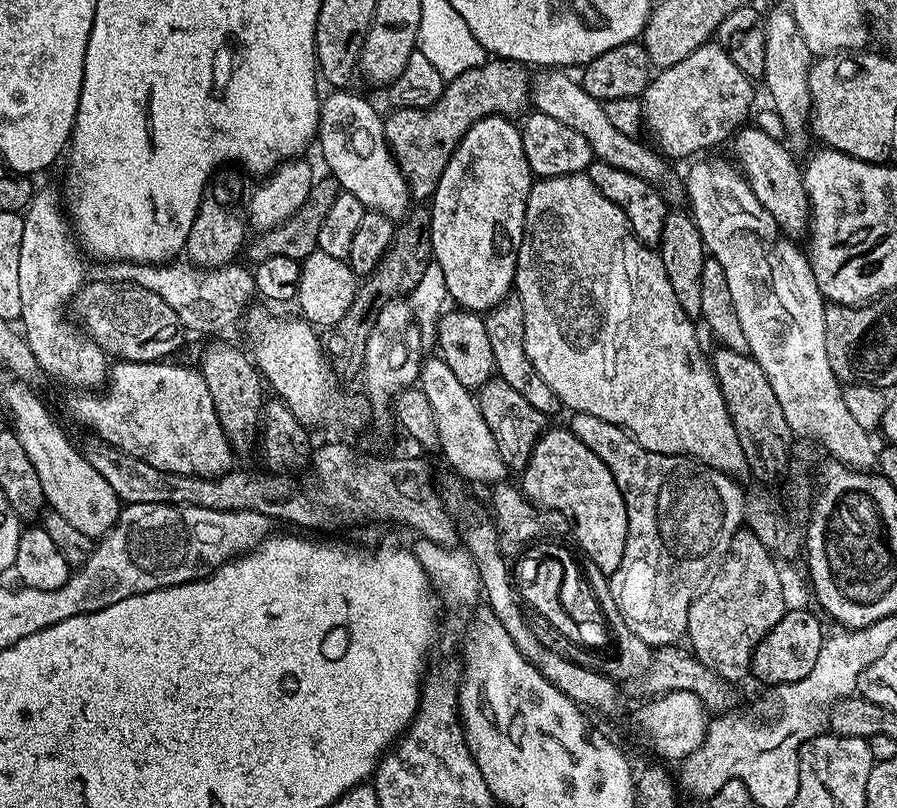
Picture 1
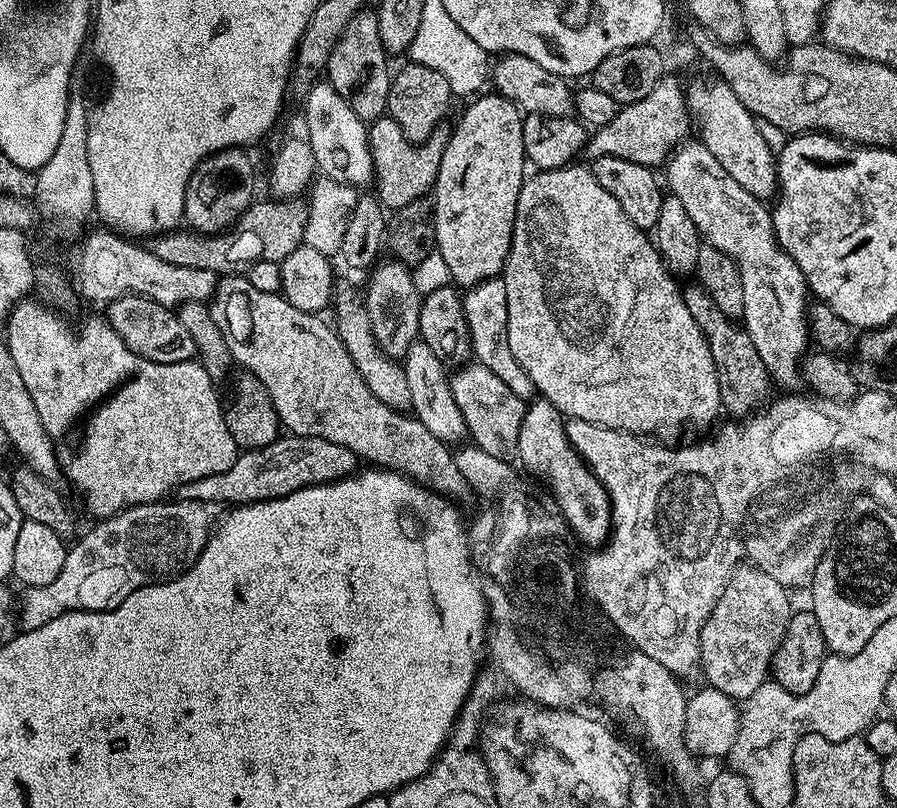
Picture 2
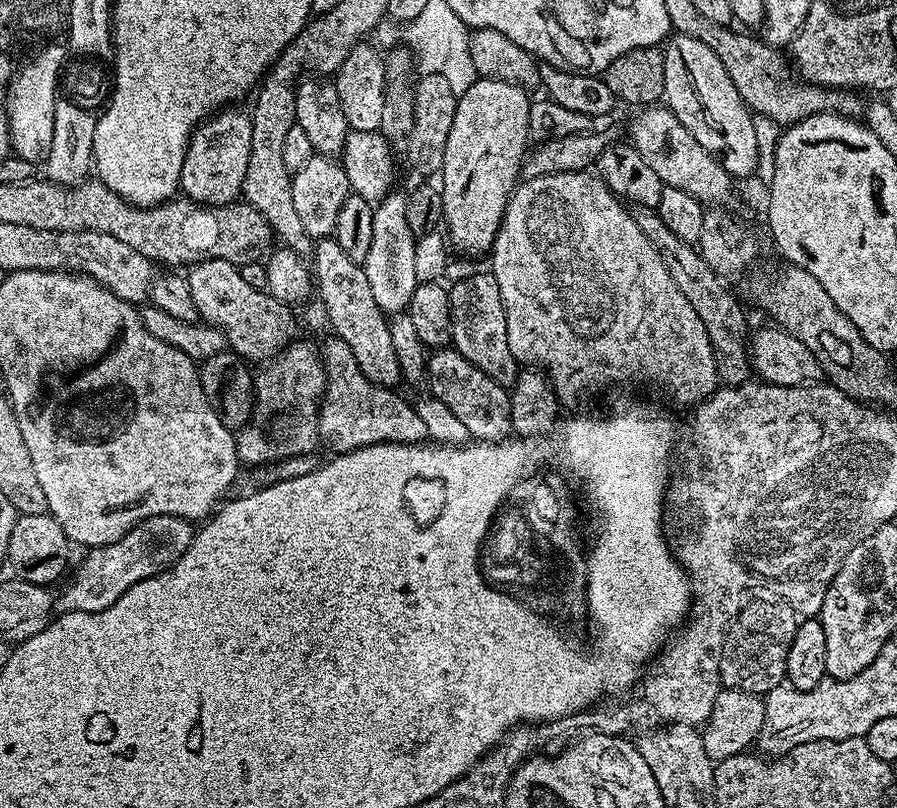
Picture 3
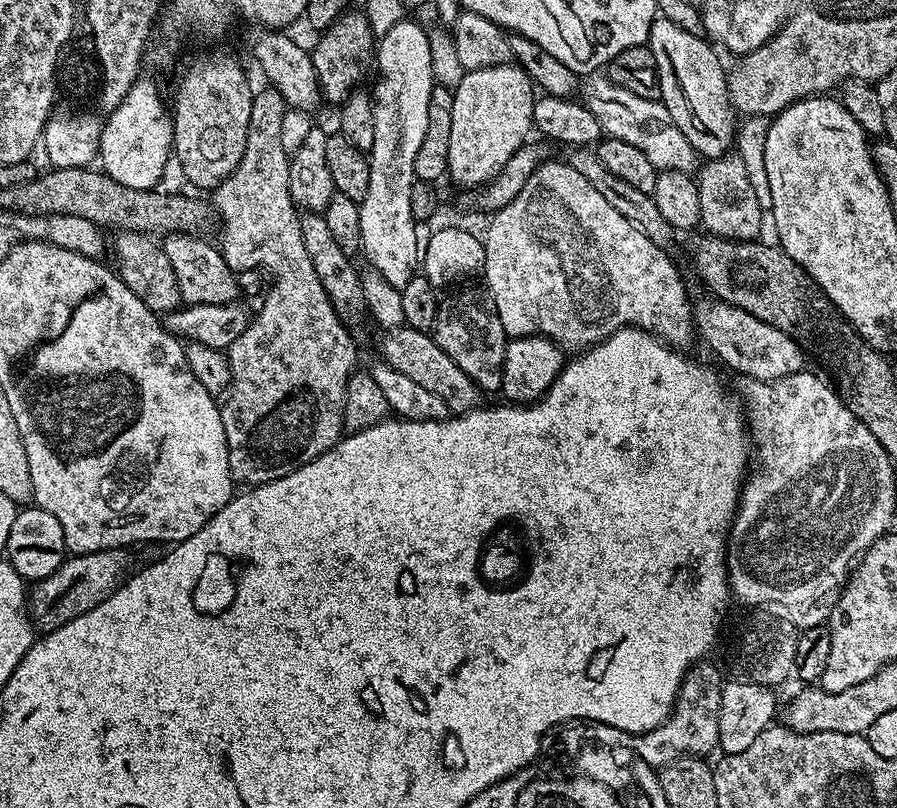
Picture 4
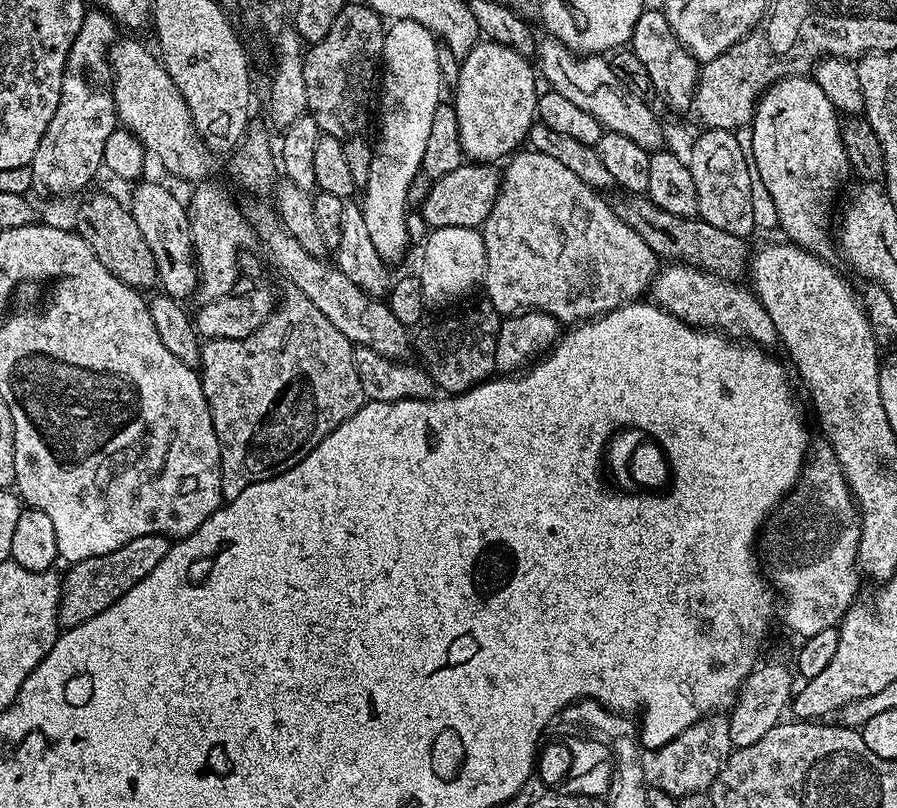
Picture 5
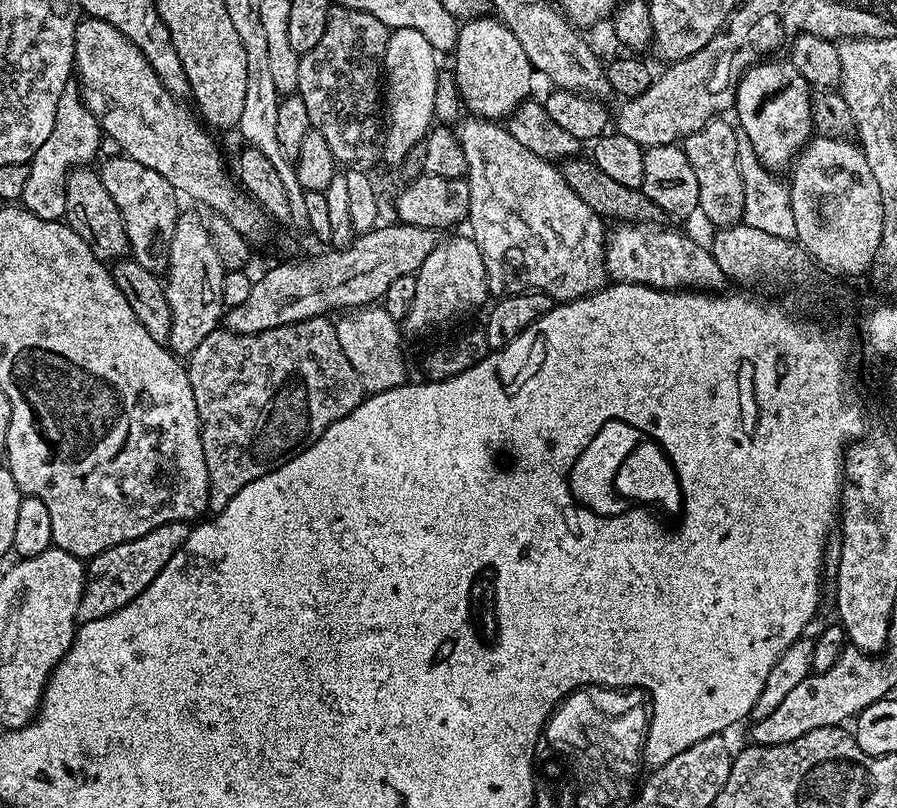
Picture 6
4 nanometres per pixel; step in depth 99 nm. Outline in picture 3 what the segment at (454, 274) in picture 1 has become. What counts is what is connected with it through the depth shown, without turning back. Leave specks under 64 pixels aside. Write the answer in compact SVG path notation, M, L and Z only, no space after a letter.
M478 78L457 99L454 126L450 126L450 138L446 138L444 167L438 173L444 211L442 224L455 251L457 248L468 256L491 253L530 148L528 123L532 100L528 95L516 84Z

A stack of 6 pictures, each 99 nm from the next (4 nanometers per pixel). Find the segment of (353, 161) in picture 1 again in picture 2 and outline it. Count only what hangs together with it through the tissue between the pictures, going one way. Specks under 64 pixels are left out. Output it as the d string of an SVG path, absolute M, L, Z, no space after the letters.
M326 82L313 83L312 89L303 97L304 100L304 128L310 150L314 150L316 167L327 179L337 180L343 184L361 186L371 185L372 159L368 145L368 124L354 110L334 86Z

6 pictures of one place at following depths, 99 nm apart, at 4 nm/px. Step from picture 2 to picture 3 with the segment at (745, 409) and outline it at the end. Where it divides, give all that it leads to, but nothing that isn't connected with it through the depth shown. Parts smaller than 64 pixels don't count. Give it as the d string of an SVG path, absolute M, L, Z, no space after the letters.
M635 206L631 209L631 213L634 222L638 222L638 230L642 230L646 238L650 238L654 250L658 250L658 258L662 258L666 270L670 270L670 278L674 278L674 286L682 290L686 302L694 306L694 314L702 318L702 326L706 326L706 334L714 350L719 383L724 386L749 383L750 348L746 343L746 337L749 335L750 327L748 328L748 320L744 317L745 305L741 303L738 296L736 301L735 294L728 292L729 285L721 280L718 274L714 274L710 266L706 266L706 262L693 245L682 242L682 238L671 233L670 226L662 222L655 208Z

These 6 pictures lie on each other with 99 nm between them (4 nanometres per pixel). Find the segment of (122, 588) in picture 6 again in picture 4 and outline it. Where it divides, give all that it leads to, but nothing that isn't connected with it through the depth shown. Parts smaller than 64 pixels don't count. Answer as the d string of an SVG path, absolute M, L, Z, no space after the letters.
M111 548L81 556L69 555L62 562L62 566L54 570L54 574L39 581L31 589L28 611L33 625L41 633L53 632L58 630L58 626L66 626L66 622L74 622L74 618L94 610L94 606L113 596L129 575L128 554L130 554L128 548Z

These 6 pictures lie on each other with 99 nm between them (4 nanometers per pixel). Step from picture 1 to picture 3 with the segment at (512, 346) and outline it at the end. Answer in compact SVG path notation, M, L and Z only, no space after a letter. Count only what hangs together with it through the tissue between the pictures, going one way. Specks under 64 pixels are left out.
M491 271L476 272L473 276L464 276L456 285L448 288L448 301L450 302L450 322L452 323L451 347L456 349L466 362L478 366L482 374L494 378L494 382L511 386L518 379L518 362L514 354L510 354L510 342L506 338L506 310L502 302L502 294L498 290L498 282L492 277Z

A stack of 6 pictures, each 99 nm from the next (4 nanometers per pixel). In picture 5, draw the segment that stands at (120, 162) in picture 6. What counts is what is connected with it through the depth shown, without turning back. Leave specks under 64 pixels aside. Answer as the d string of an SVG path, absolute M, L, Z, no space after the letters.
M139 184L132 192L130 211L134 222L138 222L138 230L142 230L142 239L146 246L150 246L150 254L154 256L159 287L163 295L173 300L187 301L187 296L191 297L196 291L198 273L185 201L180 201L164 184Z

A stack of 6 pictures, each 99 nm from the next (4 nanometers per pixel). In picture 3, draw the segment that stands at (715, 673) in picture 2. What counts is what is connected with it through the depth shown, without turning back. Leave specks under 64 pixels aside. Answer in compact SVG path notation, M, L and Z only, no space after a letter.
M764 600L753 608L744 606L727 630L724 651L720 657L720 682L724 688L767 694L786 680L786 654L798 623L798 614L787 600Z

